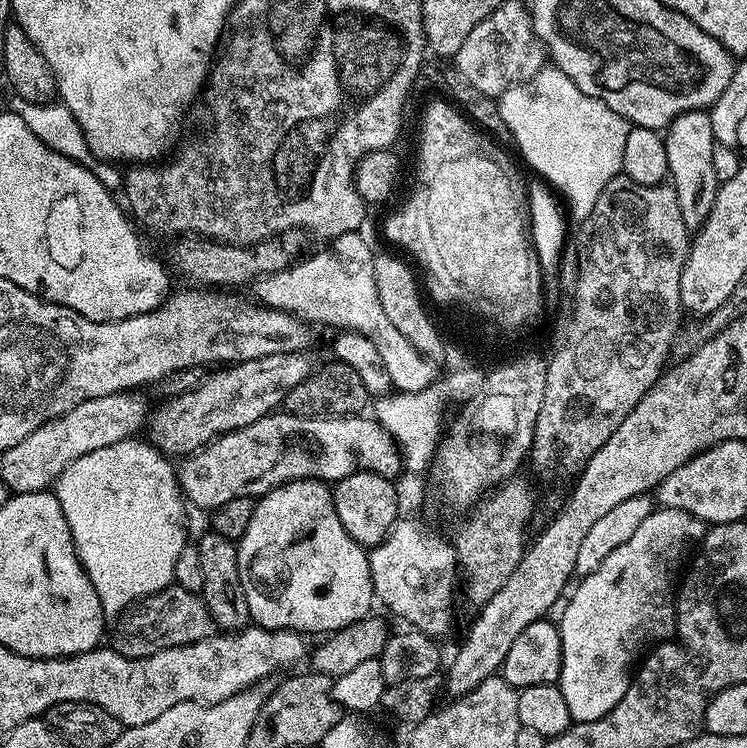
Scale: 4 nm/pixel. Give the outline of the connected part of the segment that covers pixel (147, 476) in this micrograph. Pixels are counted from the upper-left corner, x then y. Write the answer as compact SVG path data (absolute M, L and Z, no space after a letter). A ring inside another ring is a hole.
M136 442L115 444L90 454L82 454L82 458L62 470L58 481L59 491L68 492L66 511L69 517L74 518L75 539L82 542L84 569L89 572L92 584L109 605L122 603L124 596L131 594L132 588L152 590L157 587L156 580L171 581L174 559L172 540L180 536L182 496L174 490L173 469L171 472L164 468L163 462L156 460L157 453L148 452L147 443L132 443Z

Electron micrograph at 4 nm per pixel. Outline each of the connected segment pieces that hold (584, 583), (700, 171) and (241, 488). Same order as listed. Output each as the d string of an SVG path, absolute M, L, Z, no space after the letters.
M657 507L638 526L638 530L634 530L634 534L630 534L630 538L622 542L622 546L618 546L618 550L610 550L602 564L588 576L583 577L576 589L575 587L571 589L571 600L566 614L558 623L560 629L558 686L562 690L562 698L566 698L566 706L570 706L570 714L575 723L594 722L610 714L610 710L614 710L614 706L622 702L622 694L626 694L626 690L632 684L634 669L641 657L653 646L664 643L675 633L678 573L685 563L684 551L688 548L688 540L693 542L703 540L705 531L705 521L699 520L694 514L677 508Z
M704 110L682 114L672 120L662 137L668 176L672 189L678 194L678 210L682 214L682 222L686 222L690 230L699 230L714 206L718 187L713 158L718 145L712 133L712 117Z
M277 410L271 416L258 418L258 422L250 422L250 426L242 426L216 437L199 451L183 457L179 464L178 488L183 499L187 503L189 500L196 508L207 510L215 510L234 498L265 496L270 490L295 480L335 482L358 471L377 472L380 476L396 478L402 472L402 457L396 441L371 415L293 416L285 410Z

